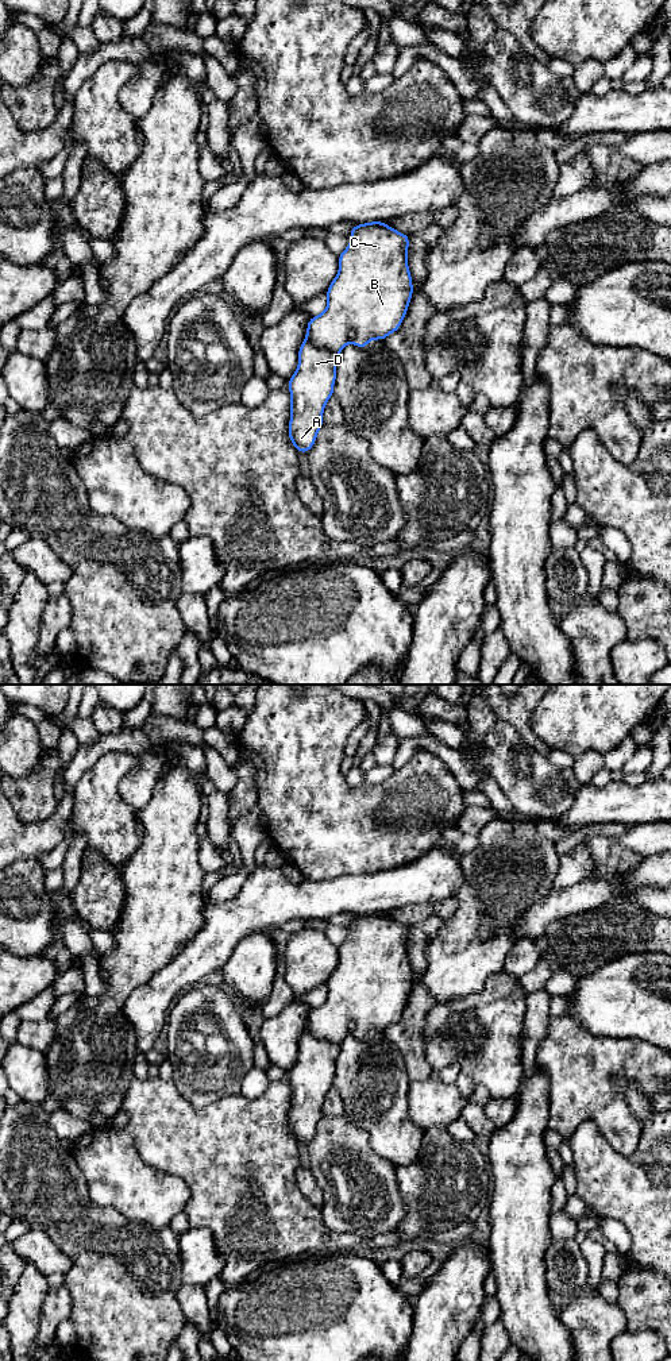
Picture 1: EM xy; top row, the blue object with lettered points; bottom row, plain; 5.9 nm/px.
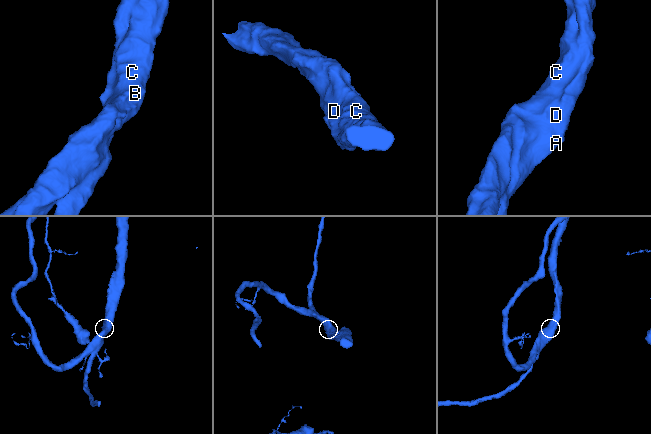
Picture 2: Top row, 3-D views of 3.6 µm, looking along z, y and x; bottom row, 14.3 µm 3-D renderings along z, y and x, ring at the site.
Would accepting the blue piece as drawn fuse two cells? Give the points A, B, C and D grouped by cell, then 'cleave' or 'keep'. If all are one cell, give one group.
groups A B C D; keep

